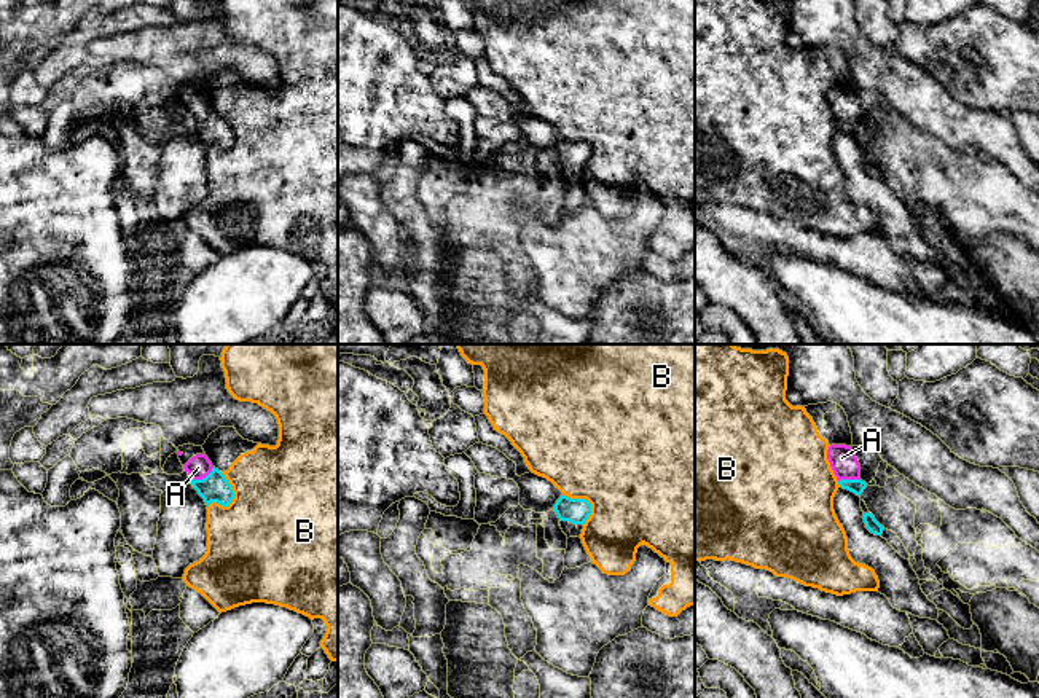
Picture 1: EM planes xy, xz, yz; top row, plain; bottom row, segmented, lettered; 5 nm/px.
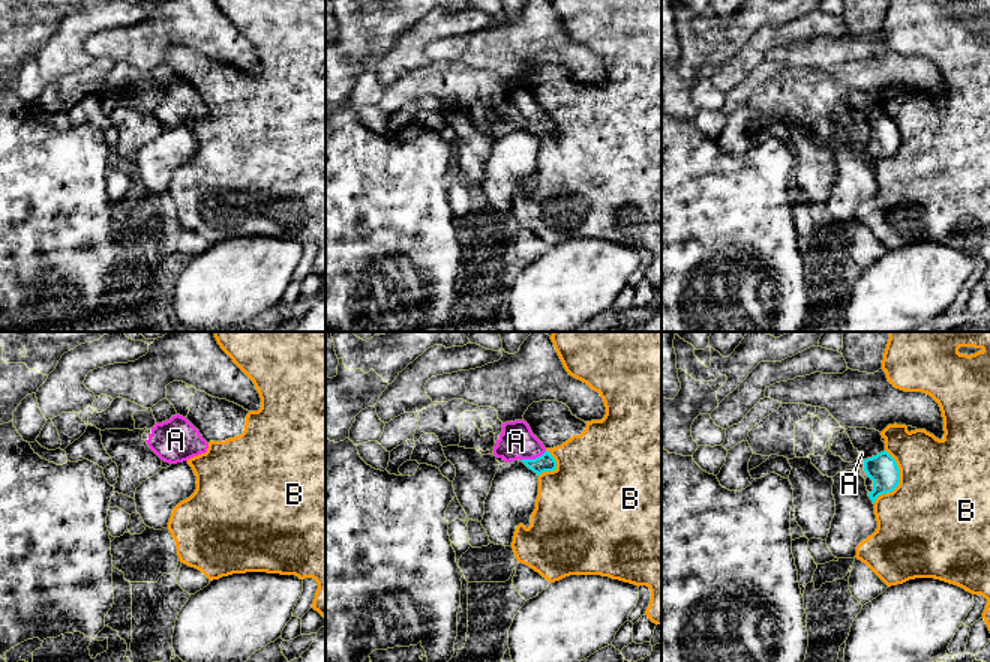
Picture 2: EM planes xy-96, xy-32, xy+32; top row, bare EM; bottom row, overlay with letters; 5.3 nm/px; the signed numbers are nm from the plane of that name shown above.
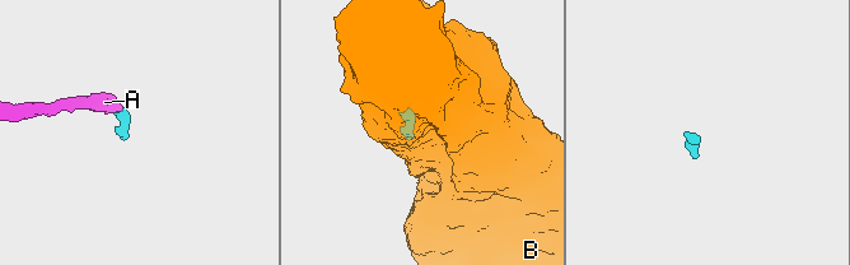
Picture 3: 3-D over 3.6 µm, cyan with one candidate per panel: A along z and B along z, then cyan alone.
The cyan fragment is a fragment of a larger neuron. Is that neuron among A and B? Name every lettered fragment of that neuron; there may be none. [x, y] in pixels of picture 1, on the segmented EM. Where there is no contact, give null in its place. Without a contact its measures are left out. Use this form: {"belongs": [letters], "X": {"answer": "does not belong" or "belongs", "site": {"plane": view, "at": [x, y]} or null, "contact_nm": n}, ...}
{"belongs": ["A"], "A": {"answer": "belongs", "site": {"plane": "xy", "at": [203, 478]}, "contact_nm": 140}, "B": {"answer": "does not belong", "site": {"plane": "xy", "at": [233, 498]}, "contact_nm": 200}}

